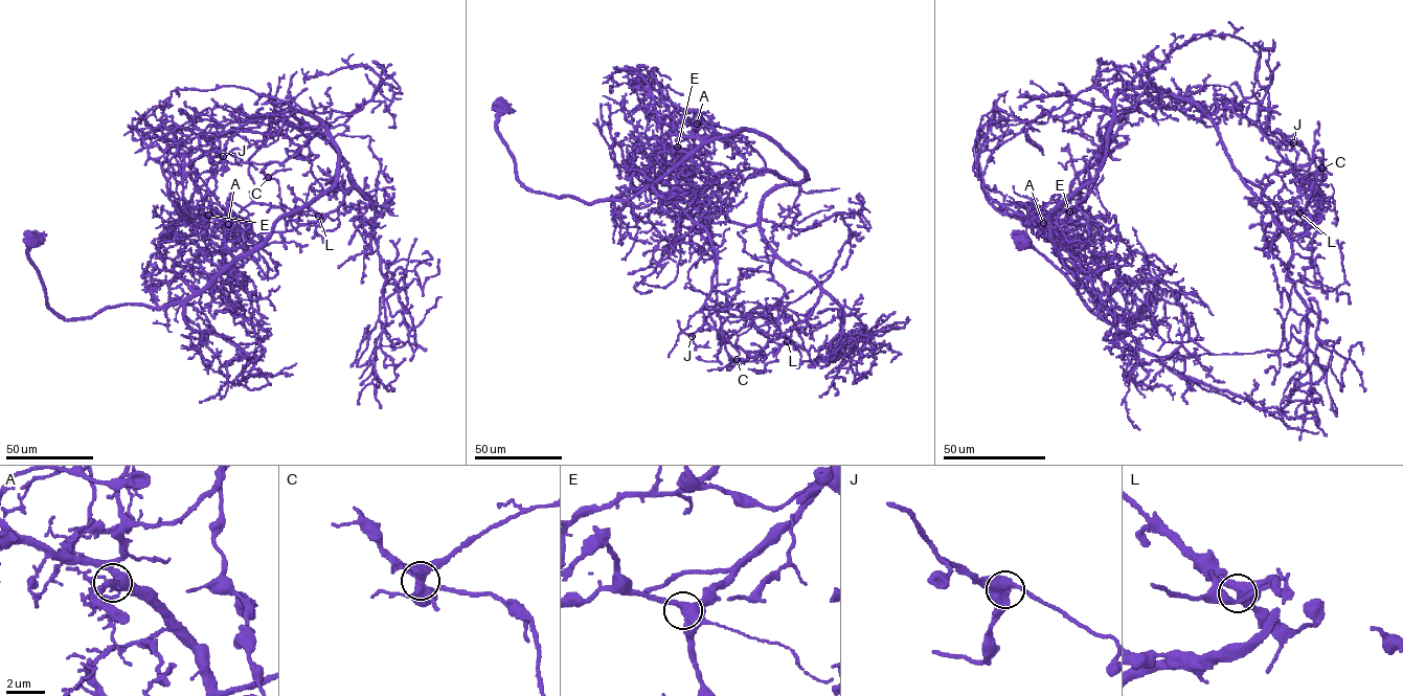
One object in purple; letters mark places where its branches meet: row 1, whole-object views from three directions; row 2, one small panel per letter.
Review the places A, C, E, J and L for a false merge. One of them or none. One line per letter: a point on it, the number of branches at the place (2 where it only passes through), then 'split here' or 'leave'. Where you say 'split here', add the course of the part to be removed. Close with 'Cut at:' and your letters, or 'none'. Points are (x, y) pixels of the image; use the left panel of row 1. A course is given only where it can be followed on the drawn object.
A: at (228, 224); 4 branches meet; leave
C: at (268, 177); 4 branches meet; split here; foreign part runs (268, 177), (291, 169)
E: at (208, 215); 4 branches meet; leave
J: at (223, 156); 3 branches meet; leave
L: at (318, 216); 3 branches meet; leave
Cut at: C

